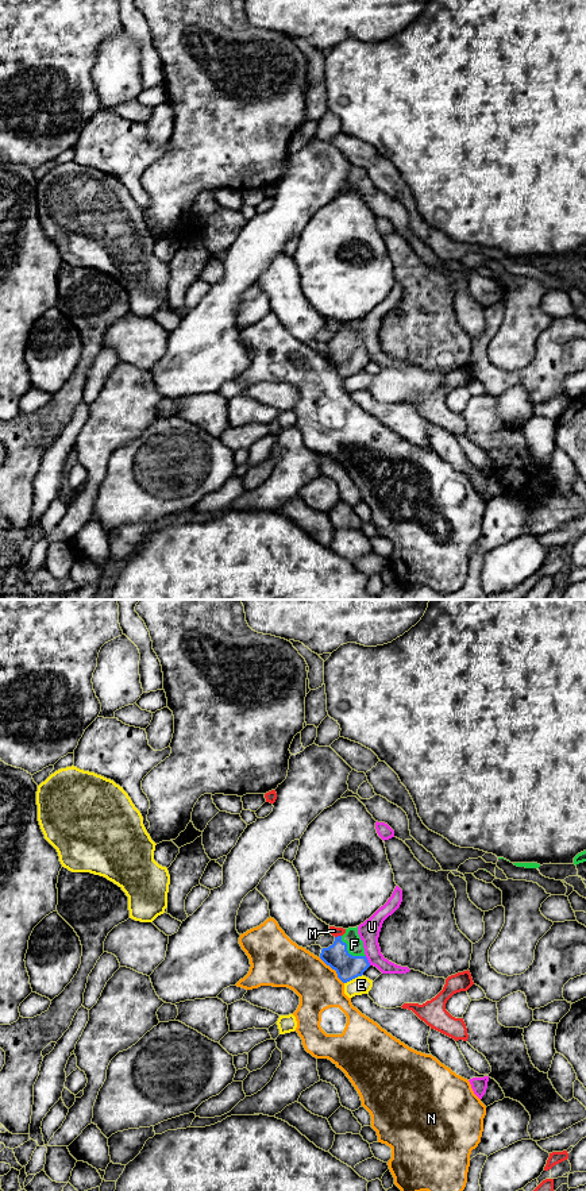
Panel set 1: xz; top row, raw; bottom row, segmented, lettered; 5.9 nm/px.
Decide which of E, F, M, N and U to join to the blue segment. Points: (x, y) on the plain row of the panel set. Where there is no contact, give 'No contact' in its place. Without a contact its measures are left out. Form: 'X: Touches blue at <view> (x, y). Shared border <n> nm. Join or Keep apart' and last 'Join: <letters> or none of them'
E: Touches blue at xz (353, 373). Shared border 130 nm. Keep apart
F: Touches blue at xz (347, 347). Shared border 200 nm. Join
M: Touches blue at xz (338, 331). Shared border 40 nm. Keep apart
N: Touches blue at xz (334, 363). Shared border 220 nm. Keep apart
U: Touches blue at xz (367, 355). Shared border 70 nm. Keep apart
Join: F

